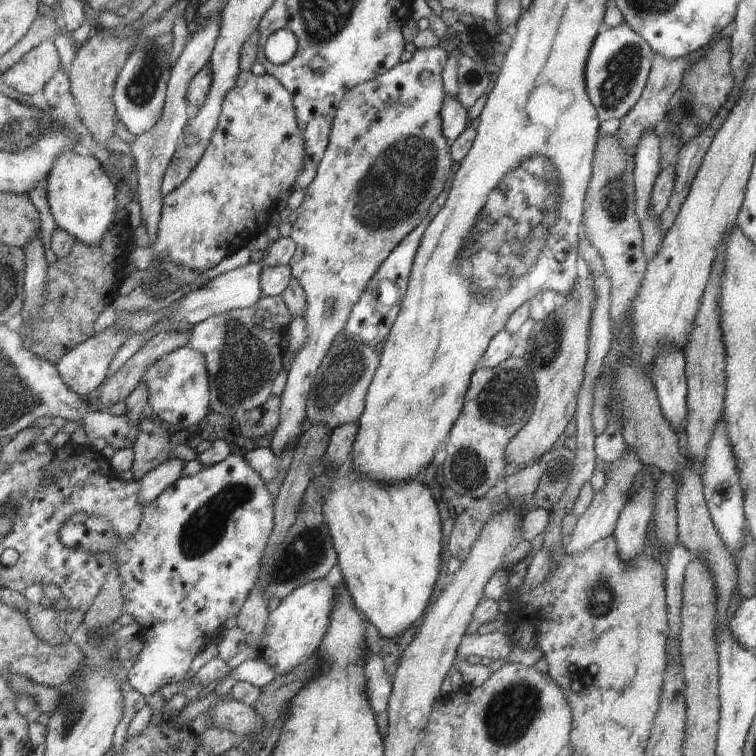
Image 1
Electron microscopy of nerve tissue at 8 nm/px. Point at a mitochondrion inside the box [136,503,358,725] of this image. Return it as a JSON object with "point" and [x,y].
{"point":[307,552]}

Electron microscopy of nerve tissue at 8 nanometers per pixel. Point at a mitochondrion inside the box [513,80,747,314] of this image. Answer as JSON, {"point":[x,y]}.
{"point":[614,202]}

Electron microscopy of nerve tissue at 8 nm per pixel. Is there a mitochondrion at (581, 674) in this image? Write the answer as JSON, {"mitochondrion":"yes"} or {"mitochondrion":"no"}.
{"mitochondrion":"no"}

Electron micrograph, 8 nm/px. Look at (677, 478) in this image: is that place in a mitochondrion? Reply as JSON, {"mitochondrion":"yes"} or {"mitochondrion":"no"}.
{"mitochondrion":"no"}

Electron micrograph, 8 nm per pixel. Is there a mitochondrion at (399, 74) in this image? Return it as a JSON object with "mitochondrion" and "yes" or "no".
{"mitochondrion":"no"}

